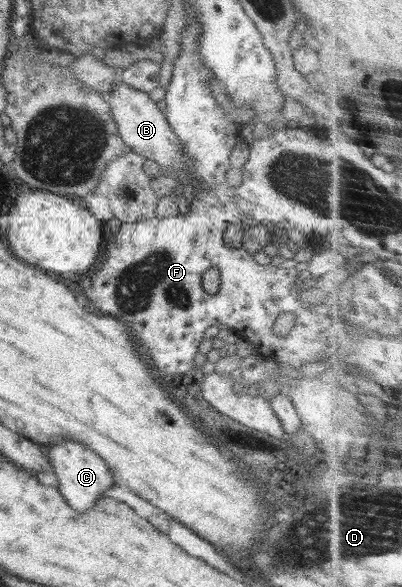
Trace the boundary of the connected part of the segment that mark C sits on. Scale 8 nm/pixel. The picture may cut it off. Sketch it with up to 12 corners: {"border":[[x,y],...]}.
{"border":[[82,444],[44,449],[57,490],[80,514],[115,485],[104,459]]}

